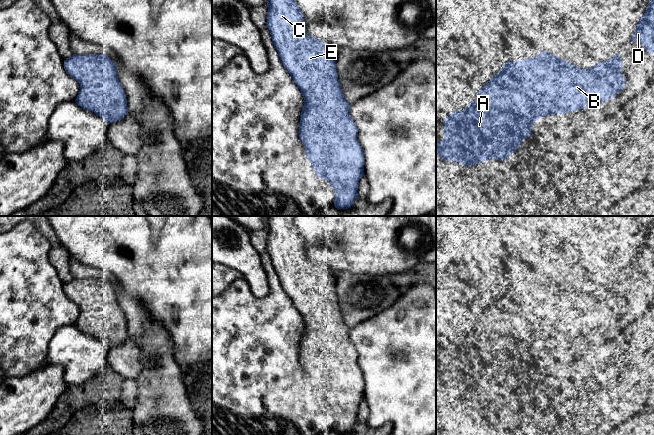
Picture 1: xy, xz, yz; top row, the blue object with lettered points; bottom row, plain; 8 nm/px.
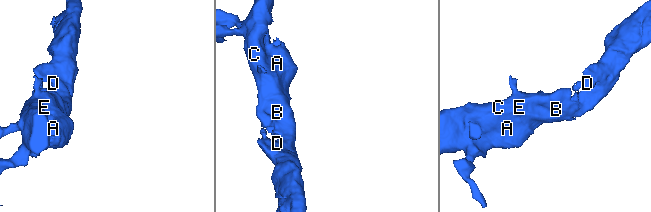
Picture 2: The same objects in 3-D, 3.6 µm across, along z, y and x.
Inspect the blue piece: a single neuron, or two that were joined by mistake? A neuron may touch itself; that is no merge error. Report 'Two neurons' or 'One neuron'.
One neuron

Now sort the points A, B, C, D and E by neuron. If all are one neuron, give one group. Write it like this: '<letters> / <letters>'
A B C D E

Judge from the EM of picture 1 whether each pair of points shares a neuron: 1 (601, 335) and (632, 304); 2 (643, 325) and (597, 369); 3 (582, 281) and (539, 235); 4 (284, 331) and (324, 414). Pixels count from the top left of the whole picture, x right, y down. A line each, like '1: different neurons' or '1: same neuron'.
1: same neuron
2: same neuron
3: same neuron
4: same neuron

